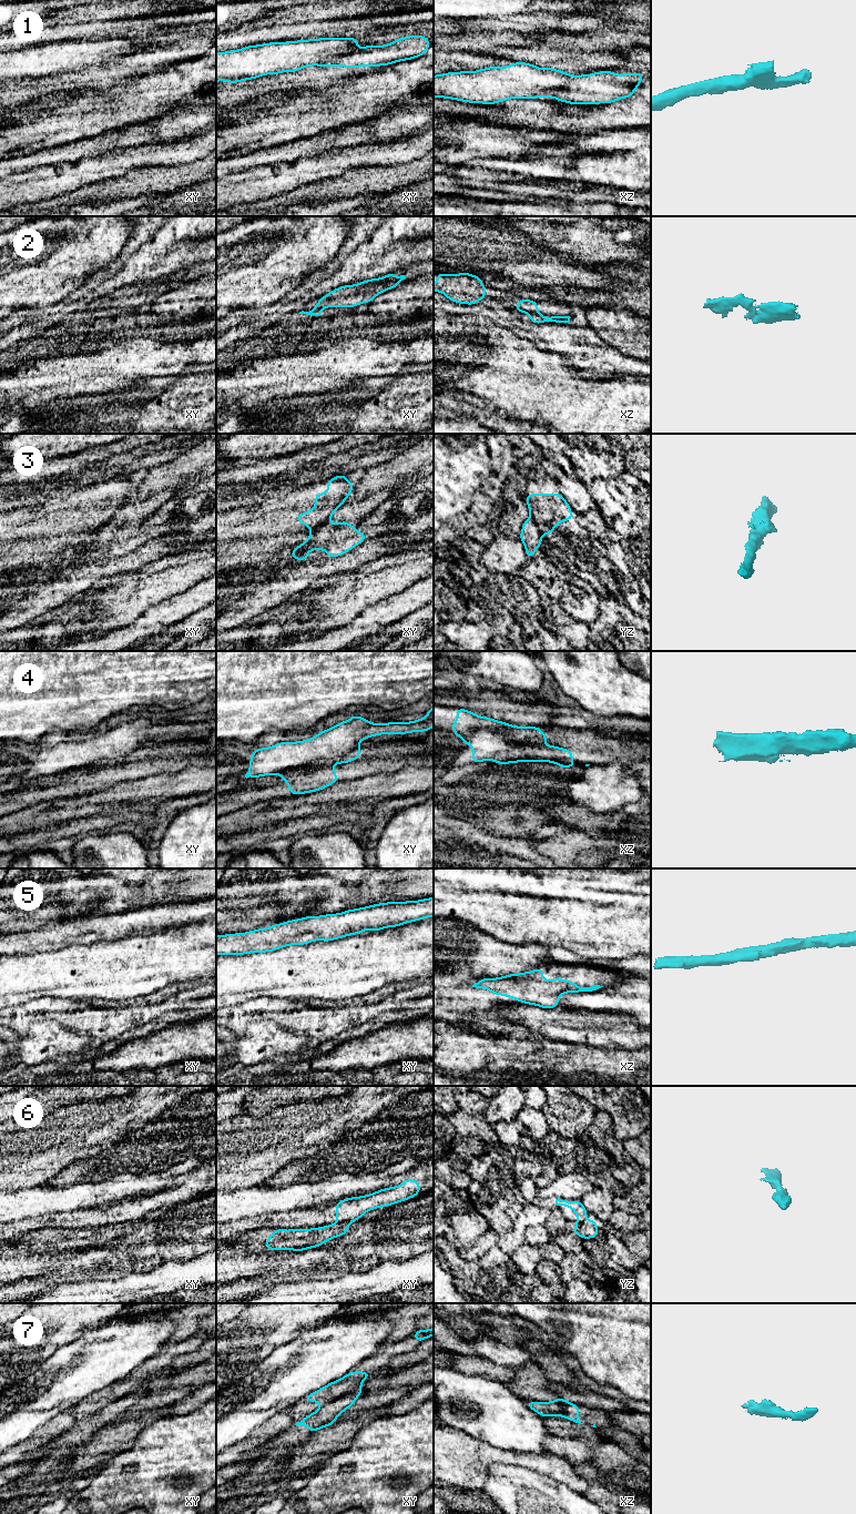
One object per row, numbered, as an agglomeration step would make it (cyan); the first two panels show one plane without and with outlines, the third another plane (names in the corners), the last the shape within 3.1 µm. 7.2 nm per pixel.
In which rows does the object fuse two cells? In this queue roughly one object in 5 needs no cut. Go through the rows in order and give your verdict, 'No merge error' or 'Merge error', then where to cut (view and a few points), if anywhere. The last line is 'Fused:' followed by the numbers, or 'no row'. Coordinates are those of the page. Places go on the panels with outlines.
1: Merge error. Split along xy (356, 48), (334, 62), (317, 64)
2: No merge error. No split
3: Merge error. Split along xy (329, 518), (311, 532)
4: Merge error. Split along xy (356, 747), (337, 756), (319, 758), (275, 773)
5: No merge error. No split
6: Merge error. Split along xy (338, 1221), (349, 1222)
7: Merge error. Split along xy (358, 1384), (352, 1390), (322, 1404)
Fused: 1, 3, 4, 6, 7

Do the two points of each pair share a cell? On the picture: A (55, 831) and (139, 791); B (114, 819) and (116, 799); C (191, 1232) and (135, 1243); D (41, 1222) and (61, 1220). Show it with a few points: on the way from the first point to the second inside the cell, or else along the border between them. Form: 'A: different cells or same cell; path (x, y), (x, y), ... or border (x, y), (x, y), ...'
A: different cells; border (71, 820), (44, 829)
B: different cells; border (142, 805), (110, 809), (102, 813)
C: same cell; path (176, 1228), (146, 1229)
D: same cell; path (46, 1221), (57, 1220)

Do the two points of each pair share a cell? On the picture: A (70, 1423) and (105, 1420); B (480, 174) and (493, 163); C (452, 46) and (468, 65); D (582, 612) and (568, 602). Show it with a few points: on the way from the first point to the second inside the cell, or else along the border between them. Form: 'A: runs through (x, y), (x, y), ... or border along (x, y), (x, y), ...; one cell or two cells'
A: border along (80, 1422), (77, 1424); two cells
B: runs through (481, 171), (486, 166), (490, 166); one cell
C: border along (445, 50), (482, 53); two cells
D: runs through (579, 609), (571, 602); one cell

